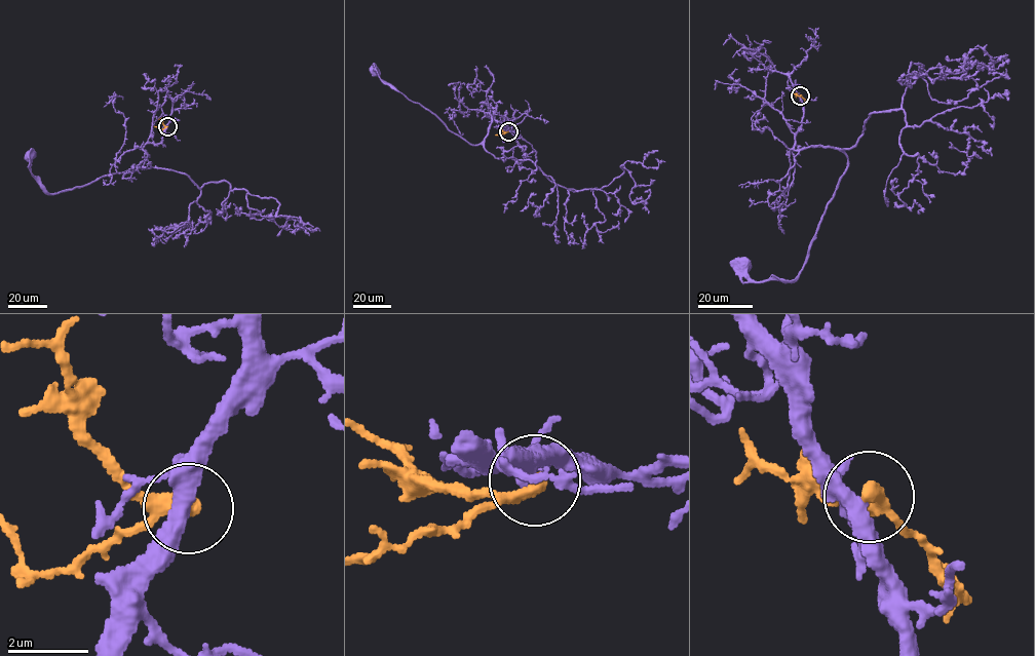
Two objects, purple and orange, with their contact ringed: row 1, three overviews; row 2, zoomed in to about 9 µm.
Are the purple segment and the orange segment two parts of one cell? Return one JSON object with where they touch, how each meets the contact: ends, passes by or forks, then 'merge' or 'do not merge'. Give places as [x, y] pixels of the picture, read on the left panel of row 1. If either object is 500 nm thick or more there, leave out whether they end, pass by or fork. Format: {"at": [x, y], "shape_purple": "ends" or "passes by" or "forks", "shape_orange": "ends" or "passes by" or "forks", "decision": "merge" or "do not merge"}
{"at": [167, 126], "shape_purple": "forks", "shape_orange": "passes by", "decision": "do not merge"}

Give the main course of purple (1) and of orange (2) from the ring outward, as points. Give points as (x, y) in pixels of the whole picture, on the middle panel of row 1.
1: (508, 130), (487, 113), (491, 117), (488, 134), (477, 145), (468, 144), (375, 71)
2: (508, 130), (495, 134)

